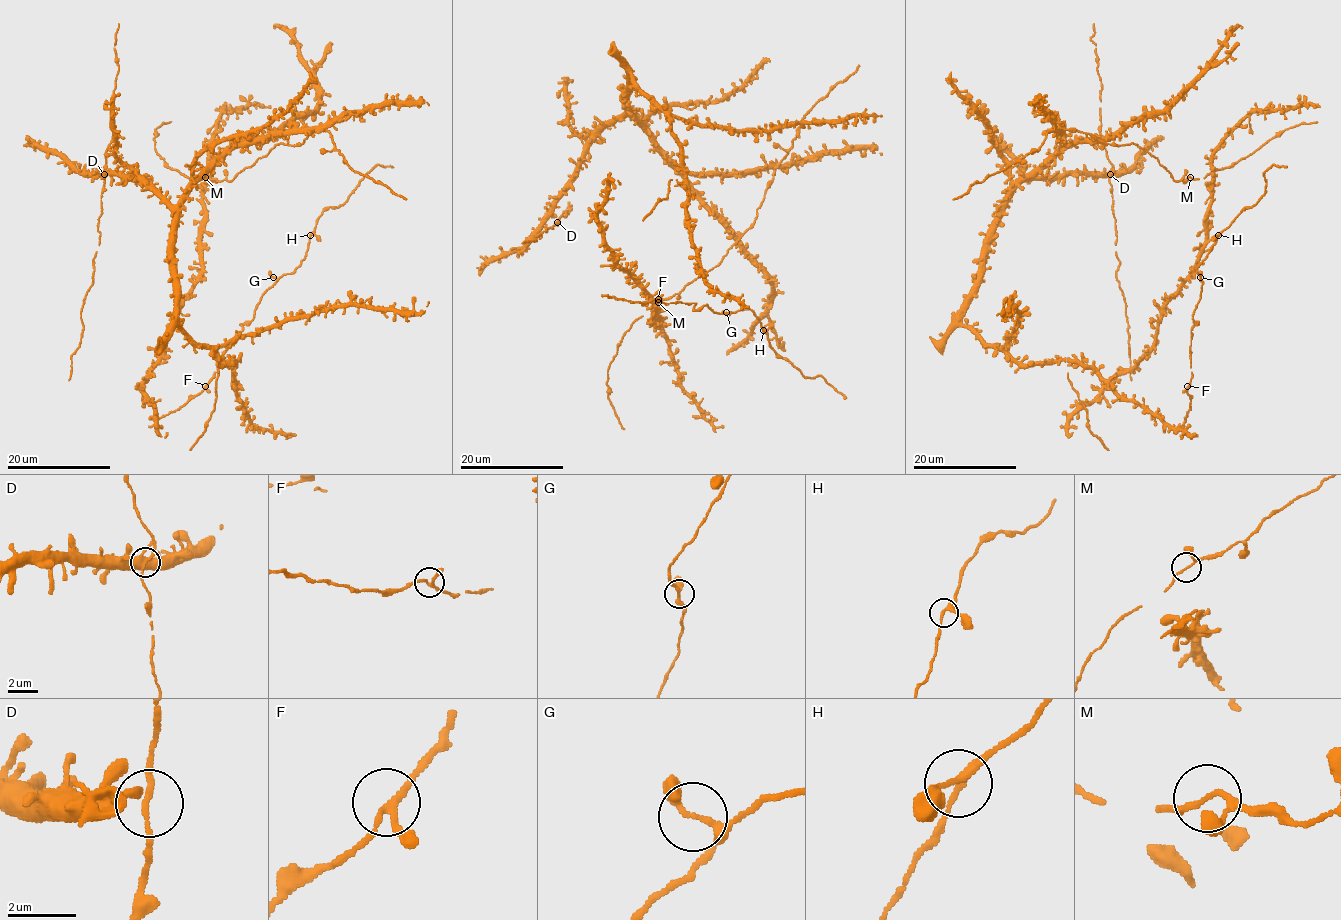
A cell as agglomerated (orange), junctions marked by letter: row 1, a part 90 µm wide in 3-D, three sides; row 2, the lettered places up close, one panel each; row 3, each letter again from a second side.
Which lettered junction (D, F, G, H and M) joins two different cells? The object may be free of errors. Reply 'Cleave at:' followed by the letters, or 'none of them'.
Cleave at: none of them

